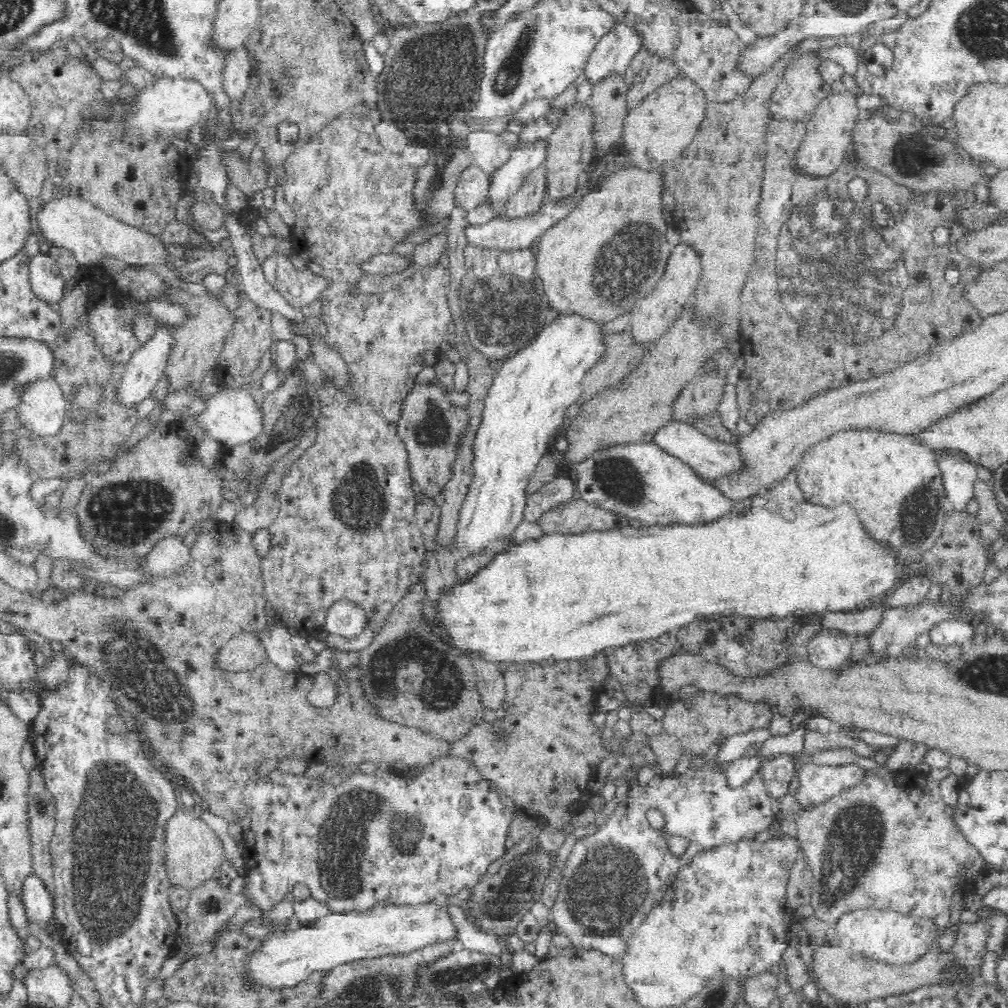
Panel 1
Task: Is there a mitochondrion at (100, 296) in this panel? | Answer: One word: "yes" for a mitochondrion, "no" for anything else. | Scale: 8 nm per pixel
no

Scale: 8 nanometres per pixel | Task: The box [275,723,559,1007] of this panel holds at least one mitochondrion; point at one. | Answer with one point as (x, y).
(345, 853)

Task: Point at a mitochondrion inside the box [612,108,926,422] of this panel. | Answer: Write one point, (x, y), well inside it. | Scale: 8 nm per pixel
(831, 279)

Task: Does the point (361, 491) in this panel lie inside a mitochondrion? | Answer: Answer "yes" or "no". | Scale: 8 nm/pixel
yes

